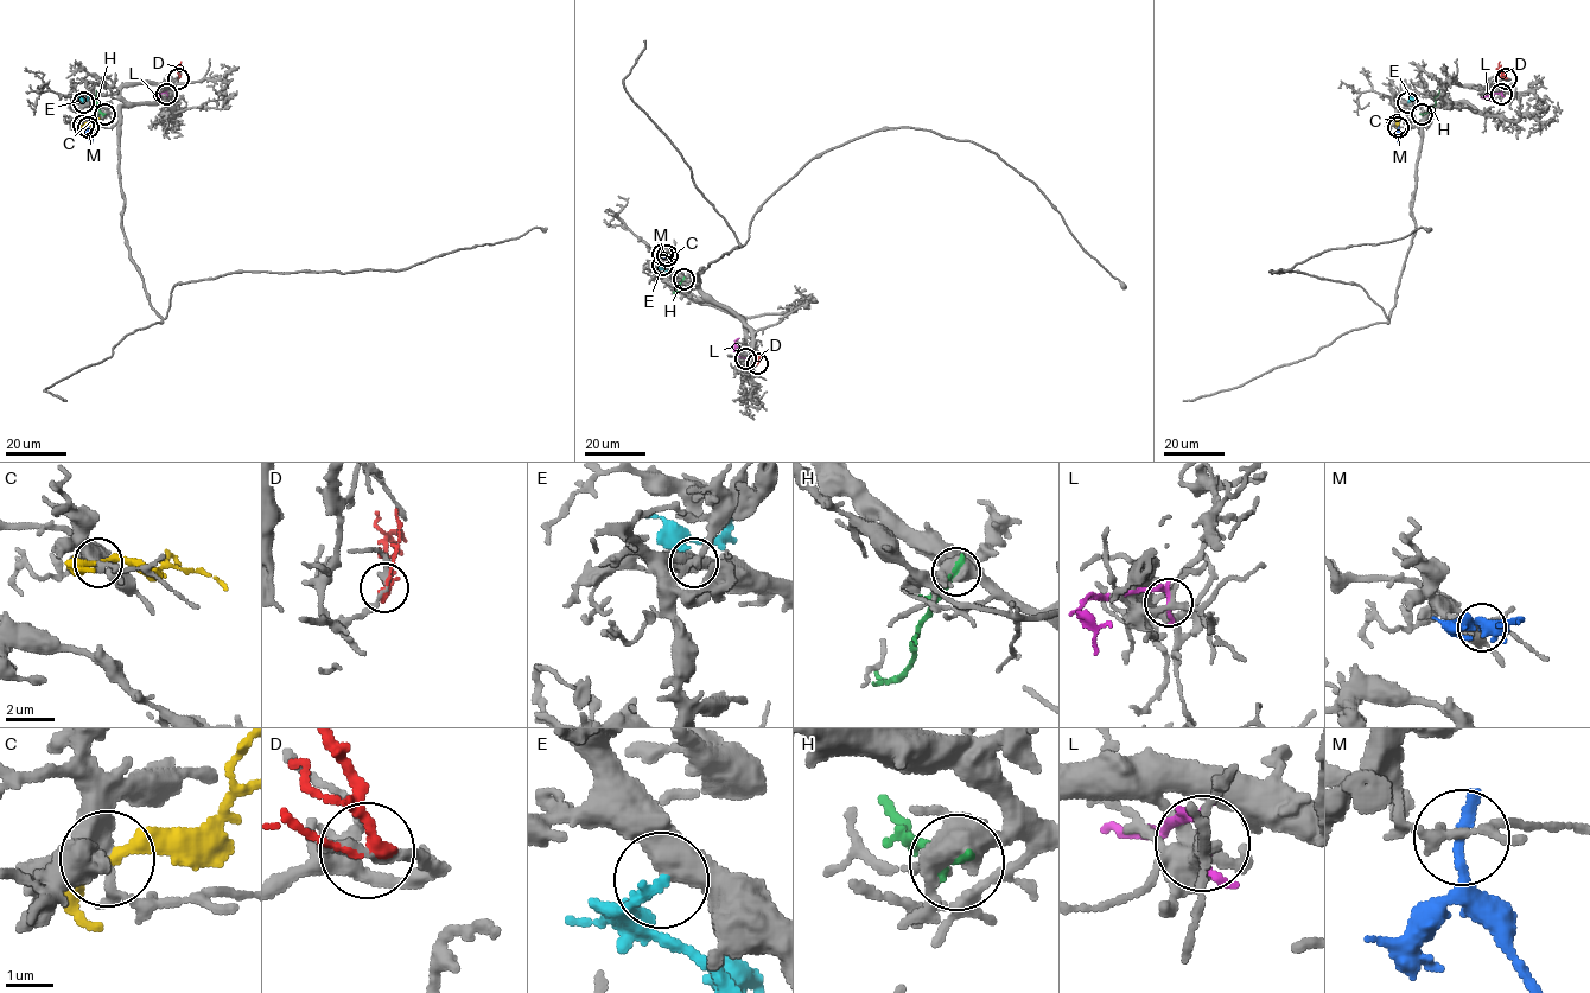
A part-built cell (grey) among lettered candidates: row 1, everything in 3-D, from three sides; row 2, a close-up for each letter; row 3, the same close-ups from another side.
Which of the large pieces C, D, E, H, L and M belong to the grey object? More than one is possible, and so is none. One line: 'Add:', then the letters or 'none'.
Add: none

